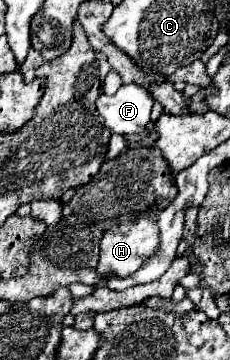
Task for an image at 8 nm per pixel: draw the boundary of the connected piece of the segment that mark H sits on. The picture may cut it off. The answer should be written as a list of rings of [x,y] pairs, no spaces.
[[[139,217],[139,221],[129,221],[129,223],[111,227],[111,231],[105,231],[101,237],[101,253],[99,253],[97,273],[105,281],[111,277],[125,279],[129,275],[133,275],[149,255],[153,255],[157,245],[159,245],[159,229],[157,229],[157,223],[149,217]]]

